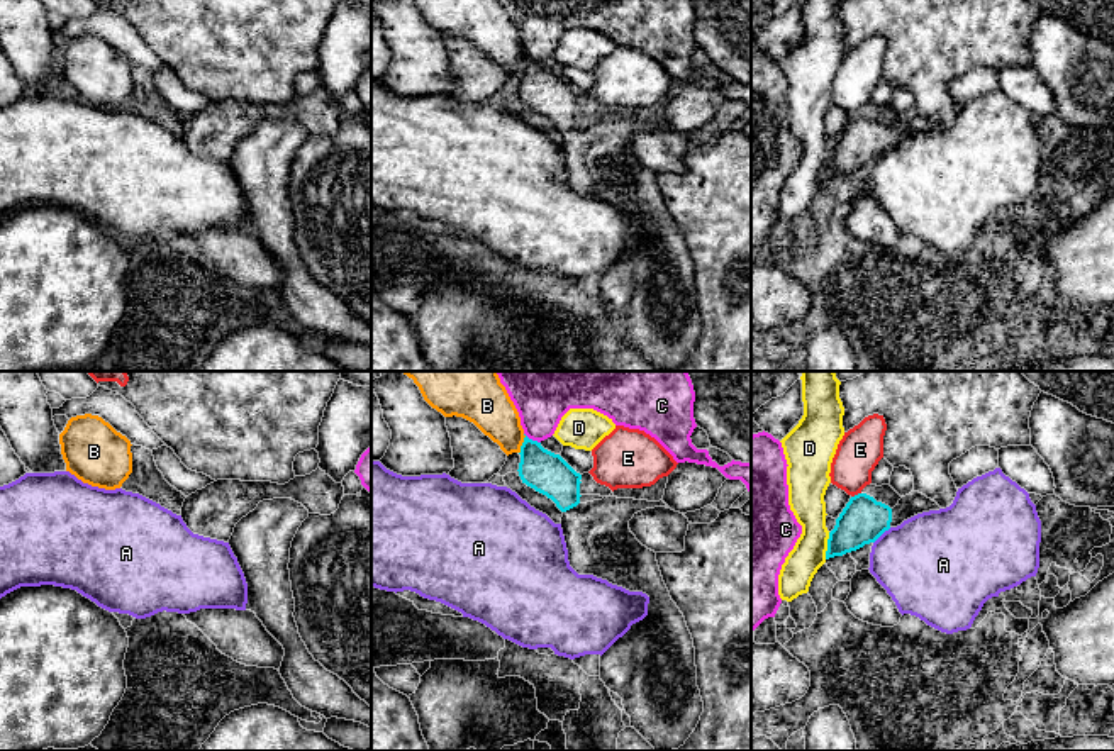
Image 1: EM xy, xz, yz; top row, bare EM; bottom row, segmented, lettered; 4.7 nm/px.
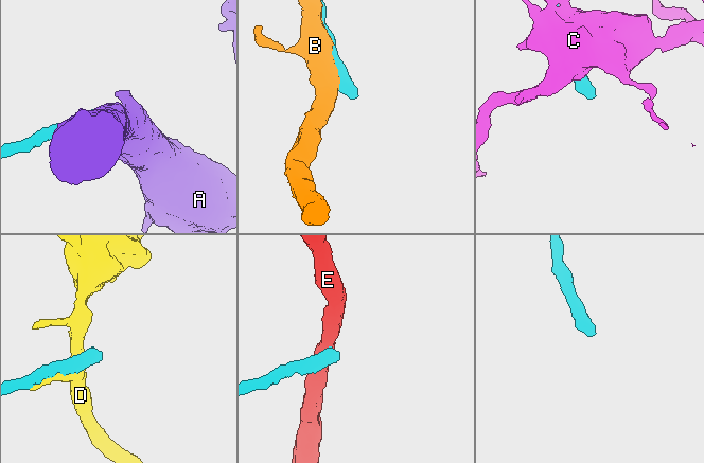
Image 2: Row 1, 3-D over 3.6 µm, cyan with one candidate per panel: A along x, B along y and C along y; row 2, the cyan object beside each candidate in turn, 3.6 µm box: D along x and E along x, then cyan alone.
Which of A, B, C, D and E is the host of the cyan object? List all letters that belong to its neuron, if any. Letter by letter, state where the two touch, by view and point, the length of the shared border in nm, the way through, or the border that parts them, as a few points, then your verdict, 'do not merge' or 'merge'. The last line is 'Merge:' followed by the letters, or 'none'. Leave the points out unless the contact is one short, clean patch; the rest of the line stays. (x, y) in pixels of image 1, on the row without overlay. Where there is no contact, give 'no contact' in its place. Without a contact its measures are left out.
A: yz (882, 153) | 120 nm | along yz (891, 148), (874, 163) | do not merge
B: xz (523, 65) | 100 nm | do not merge
C: xz (531, 60) | 90 nm | do not merge
D: yz (828, 166) | 130 nm | do not merge
E: yz (855, 116) | 50 nm | along yz (860, 112), (852, 117) | do not merge
Merge: none

